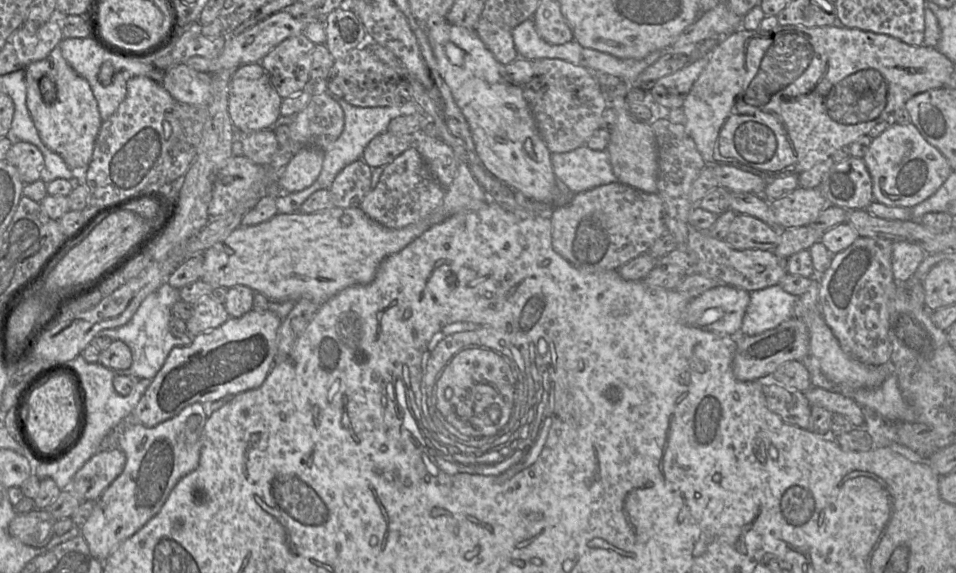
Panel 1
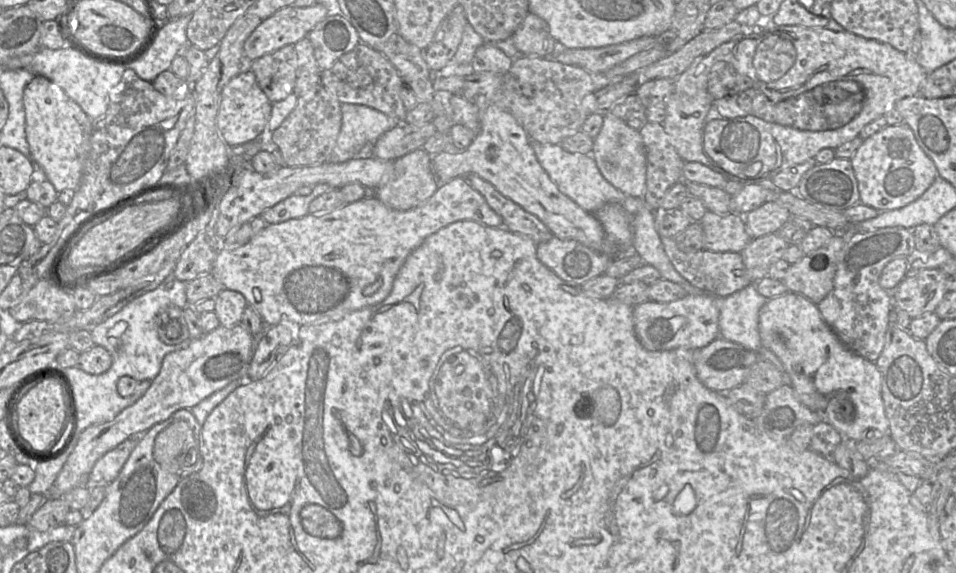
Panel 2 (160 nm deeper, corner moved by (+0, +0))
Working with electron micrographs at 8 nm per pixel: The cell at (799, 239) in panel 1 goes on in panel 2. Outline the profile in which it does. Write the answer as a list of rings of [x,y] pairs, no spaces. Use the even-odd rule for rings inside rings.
[[[776,233],[751,239],[746,247],[740,252],[751,281],[753,283],[758,282],[762,278],[766,277],[770,267],[781,259],[788,247],[789,244]]]

